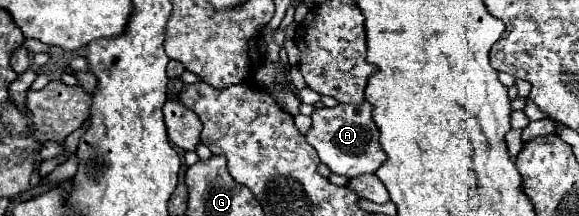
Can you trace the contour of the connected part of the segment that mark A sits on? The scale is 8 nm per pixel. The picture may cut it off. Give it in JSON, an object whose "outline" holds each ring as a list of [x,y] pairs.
{"outline":[[[368,101],[352,105],[322,107],[312,113],[312,127],[306,133],[308,143],[318,151],[320,163],[324,163],[332,173],[358,177],[364,173],[376,173],[380,163],[384,163],[386,153],[378,141],[378,127],[372,121],[372,105]]]}

